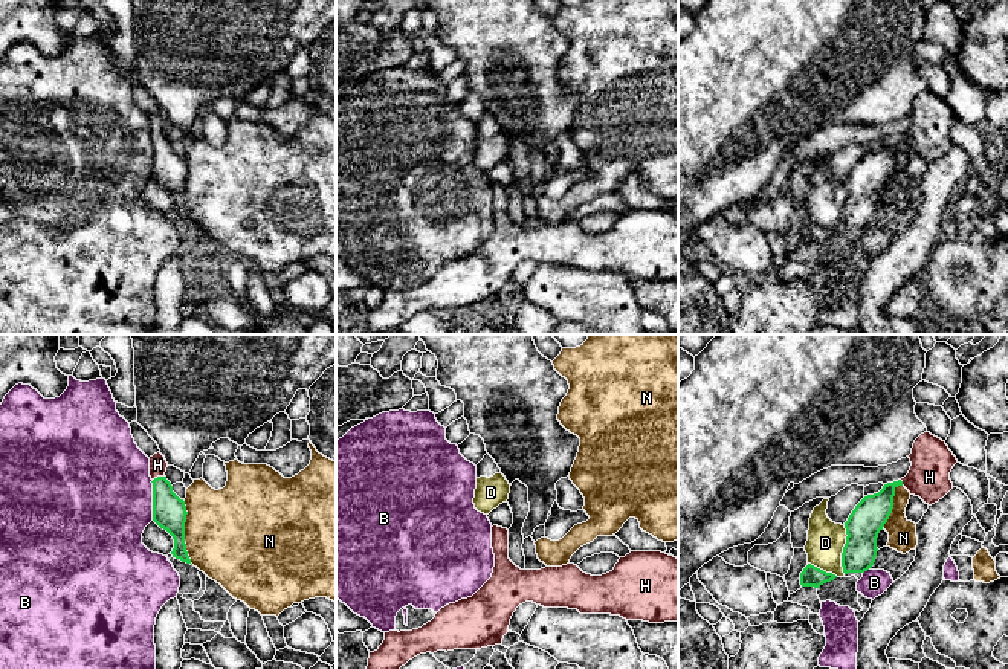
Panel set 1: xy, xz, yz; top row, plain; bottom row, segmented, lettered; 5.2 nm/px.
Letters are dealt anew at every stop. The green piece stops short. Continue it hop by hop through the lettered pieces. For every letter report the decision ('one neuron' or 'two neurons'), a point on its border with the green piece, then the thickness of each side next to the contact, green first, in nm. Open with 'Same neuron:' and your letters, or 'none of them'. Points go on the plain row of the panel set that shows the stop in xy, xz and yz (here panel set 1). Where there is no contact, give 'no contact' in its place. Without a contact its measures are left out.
Same neuron: H
B: two neurons; contact xy (153, 158); calibres 180 and 500 nm
D: two neurons; contact yz (843, 208); calibres 180 and 190 nm
H: one neuron; contact xy (158, 135); calibres 180 and 100 nm
N: two neurons; contact xy (184, 191); calibres 180 and 480 nm

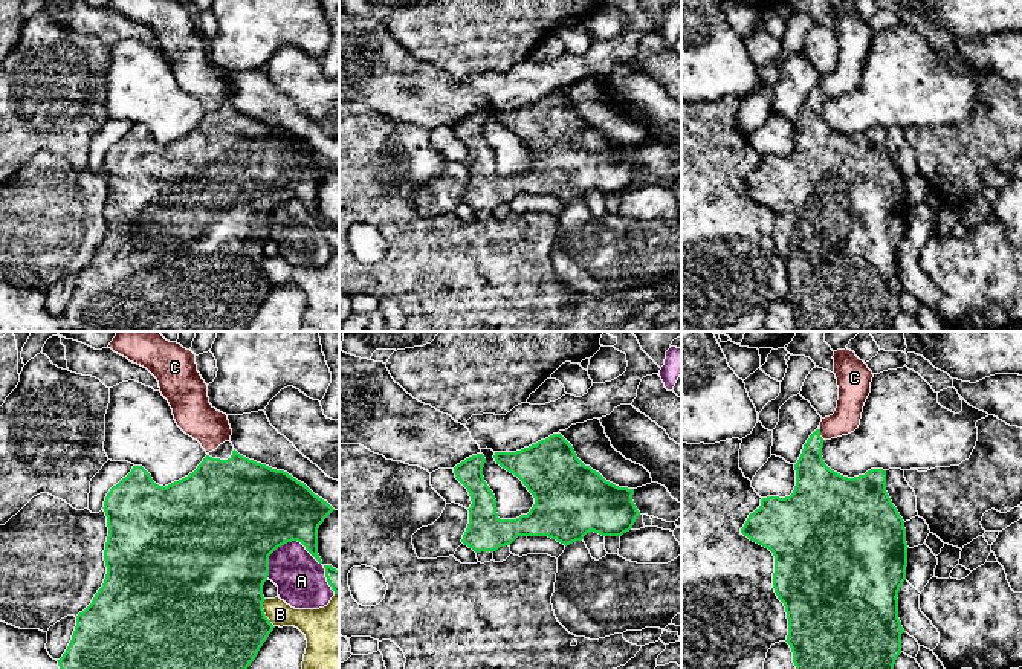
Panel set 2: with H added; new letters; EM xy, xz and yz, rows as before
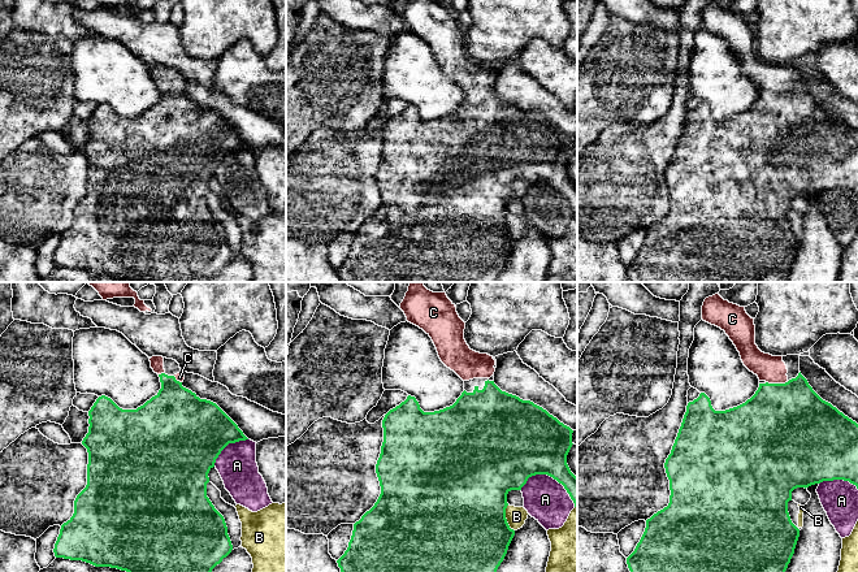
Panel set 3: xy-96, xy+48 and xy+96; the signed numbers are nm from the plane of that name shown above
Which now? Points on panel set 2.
Same neuron: C
A: two neurons; contact xy (309, 210); calibres 320 and 260 nm
B: two neurons; contact xy (263, 271); calibres 500 and 140 nm
C: one neuron; contact yz (819, 92); calibres 200 and 140 nm

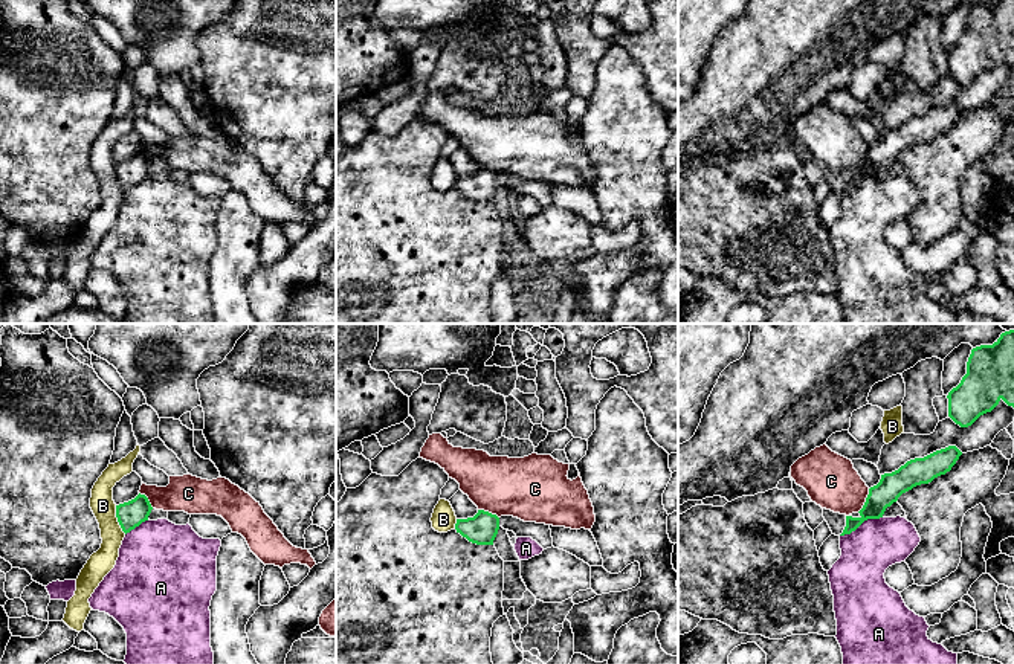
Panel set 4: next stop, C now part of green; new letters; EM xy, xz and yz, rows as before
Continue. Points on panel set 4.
Same neuron: none of them
A: two neurons; contact yz (860, 182); calibres 140 and 280 nm
B: two neurons; contact xy (118, 177); calibres 140 and 130 nm
C: two neurons; contact yz (866, 159); calibres 140 and 280 nm

